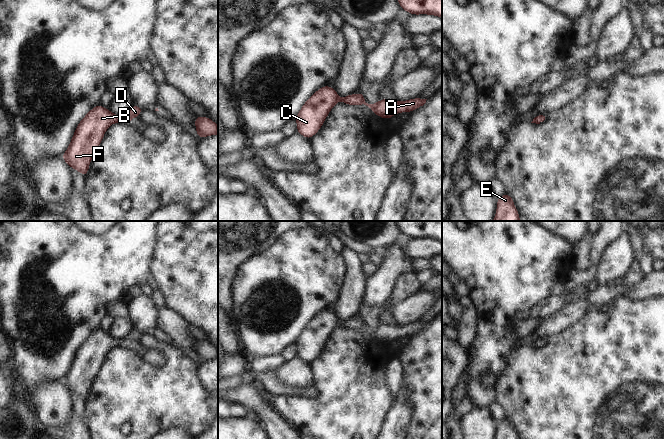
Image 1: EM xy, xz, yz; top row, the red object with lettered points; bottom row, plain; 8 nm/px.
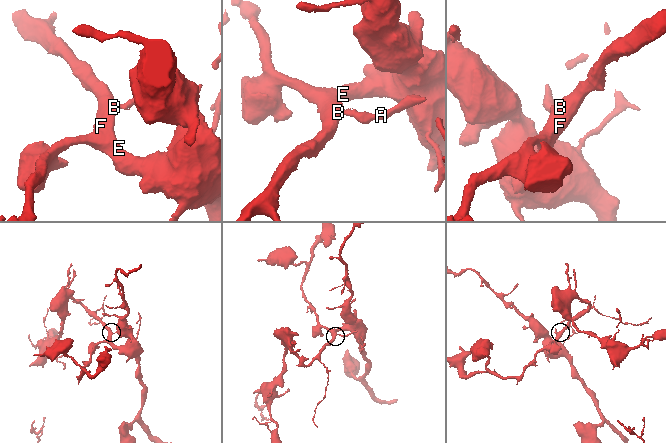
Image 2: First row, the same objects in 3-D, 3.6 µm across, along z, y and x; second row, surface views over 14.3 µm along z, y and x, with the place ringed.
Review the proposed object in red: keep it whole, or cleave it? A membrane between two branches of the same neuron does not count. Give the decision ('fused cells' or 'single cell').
single cell

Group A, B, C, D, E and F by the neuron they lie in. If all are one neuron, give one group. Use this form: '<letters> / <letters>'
A B C D E F

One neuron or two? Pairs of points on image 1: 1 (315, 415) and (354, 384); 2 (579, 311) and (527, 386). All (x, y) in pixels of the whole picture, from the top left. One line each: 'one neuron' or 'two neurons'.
1: one neuron
2: two neurons

